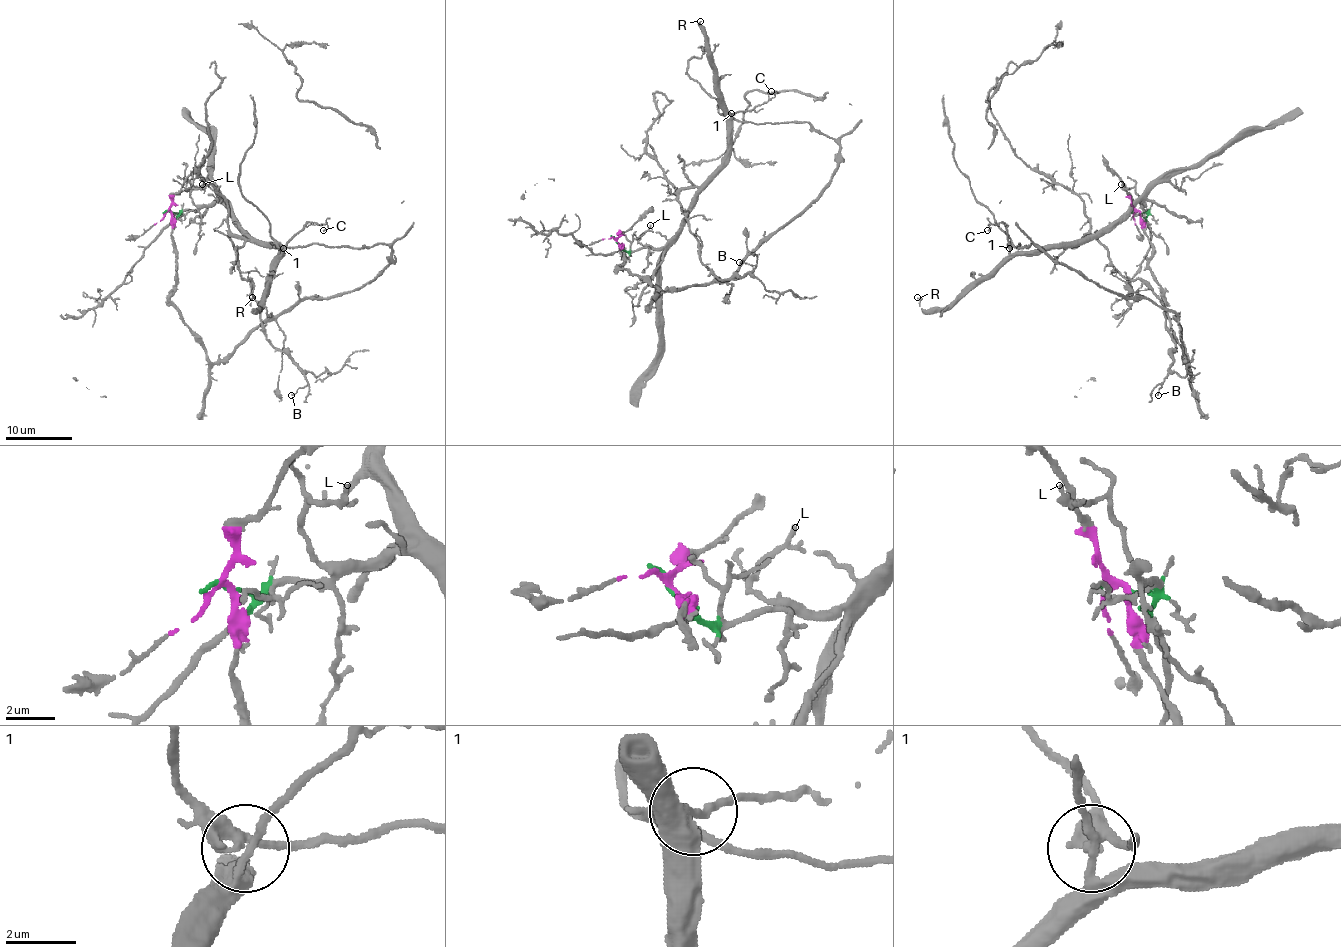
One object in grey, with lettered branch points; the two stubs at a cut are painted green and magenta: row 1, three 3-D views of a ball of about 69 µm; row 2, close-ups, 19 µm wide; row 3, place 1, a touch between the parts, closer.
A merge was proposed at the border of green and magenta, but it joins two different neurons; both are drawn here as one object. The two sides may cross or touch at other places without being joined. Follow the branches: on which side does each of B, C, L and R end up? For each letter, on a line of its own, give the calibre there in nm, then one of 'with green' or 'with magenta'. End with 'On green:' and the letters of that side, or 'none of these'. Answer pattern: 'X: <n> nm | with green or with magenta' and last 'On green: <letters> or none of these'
B: 160 nm | with green
C: 140 nm | with green
L: 150 nm | with green
R: 240 nm | with green
On green: B, C, L, R

